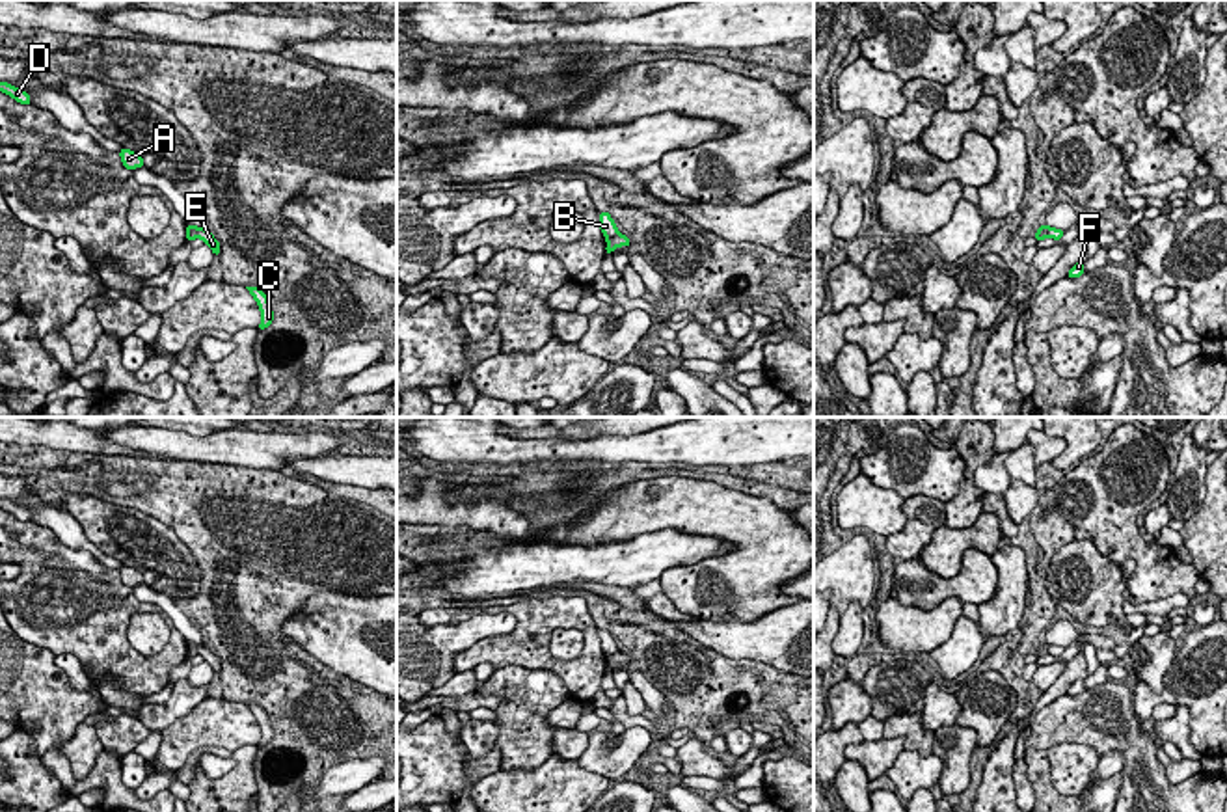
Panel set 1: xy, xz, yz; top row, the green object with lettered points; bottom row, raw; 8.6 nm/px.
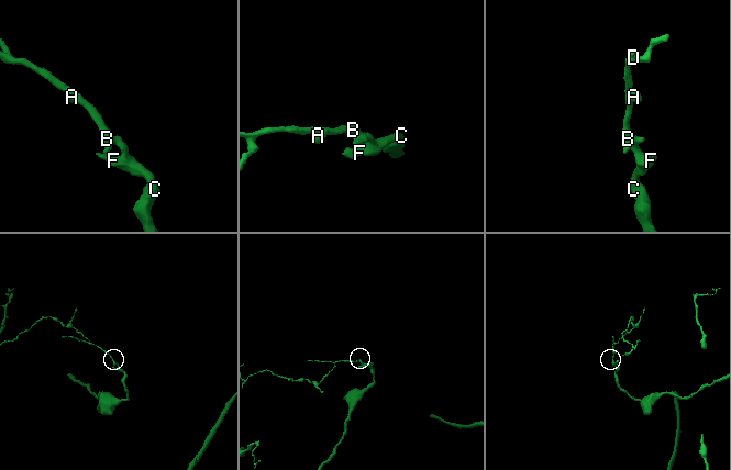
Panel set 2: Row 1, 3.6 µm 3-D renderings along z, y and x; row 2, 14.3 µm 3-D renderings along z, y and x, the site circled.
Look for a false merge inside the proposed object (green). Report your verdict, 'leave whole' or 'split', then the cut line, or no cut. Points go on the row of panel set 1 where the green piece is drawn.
split | xz (617, 231), (607, 241)

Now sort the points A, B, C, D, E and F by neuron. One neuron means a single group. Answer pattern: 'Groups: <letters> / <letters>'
Groups: A B D / C E F

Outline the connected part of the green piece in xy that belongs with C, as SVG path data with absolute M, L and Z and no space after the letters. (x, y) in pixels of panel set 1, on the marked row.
M246 287L246 289L249 291L249 294L253 296L253 300L261 309L261 324L257 328L261 332L272 324L274 311L270 307L268 296L259 287Z

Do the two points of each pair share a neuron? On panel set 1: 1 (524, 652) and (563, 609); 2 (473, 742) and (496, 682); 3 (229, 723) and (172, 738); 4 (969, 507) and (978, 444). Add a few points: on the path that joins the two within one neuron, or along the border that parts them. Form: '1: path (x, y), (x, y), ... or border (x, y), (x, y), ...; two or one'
1: path (535, 643), (552, 621); one
2: border (494, 723), (498, 729), (496, 744); two
3: path (215, 723), (187, 734); one
4: path (969, 492), (969, 472), (974, 459); one

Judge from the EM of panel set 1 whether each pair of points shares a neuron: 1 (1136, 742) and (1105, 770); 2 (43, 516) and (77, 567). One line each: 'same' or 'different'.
1: different
2: different

